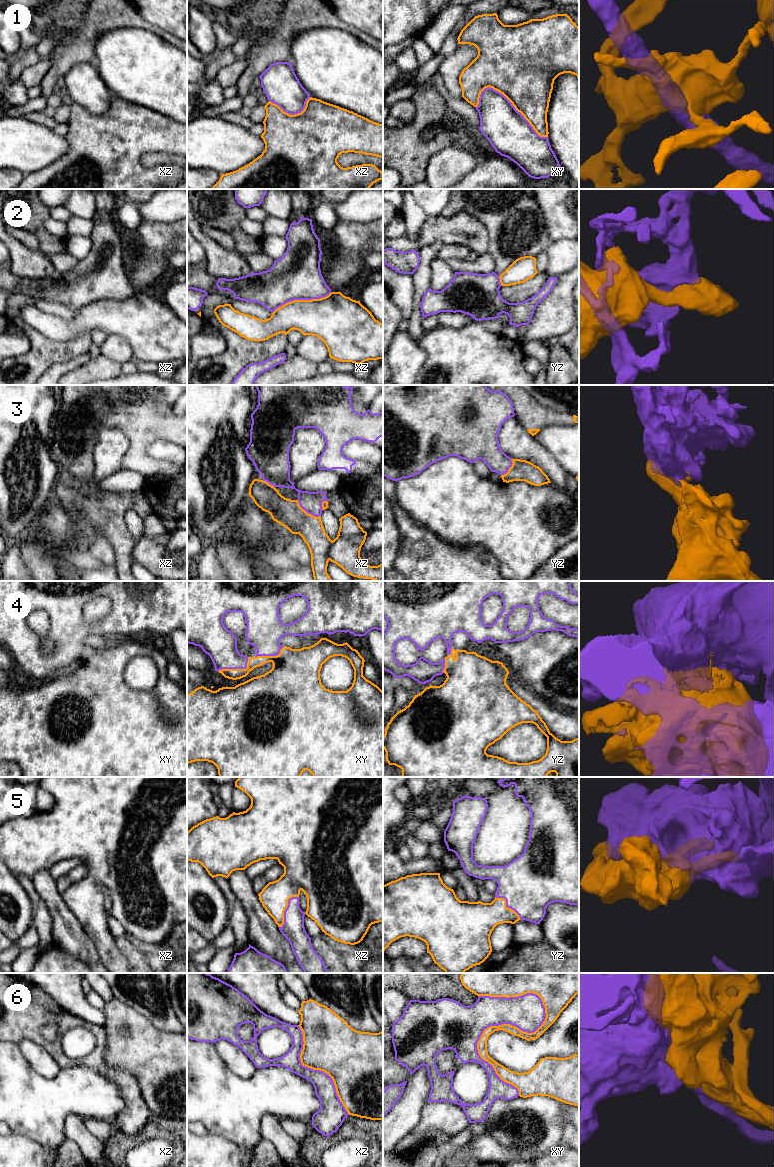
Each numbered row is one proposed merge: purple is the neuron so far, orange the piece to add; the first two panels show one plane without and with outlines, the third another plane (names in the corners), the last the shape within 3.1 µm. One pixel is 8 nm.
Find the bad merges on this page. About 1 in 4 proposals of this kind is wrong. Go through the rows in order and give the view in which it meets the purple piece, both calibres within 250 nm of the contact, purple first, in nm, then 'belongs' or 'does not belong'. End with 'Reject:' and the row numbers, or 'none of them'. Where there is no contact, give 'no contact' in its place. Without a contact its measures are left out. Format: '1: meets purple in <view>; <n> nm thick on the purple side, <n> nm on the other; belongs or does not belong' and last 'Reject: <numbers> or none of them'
1: meets purple in xy; 360 nm thick on the purple side, 420 nm on the other; does not belong
2: meets purple in xz; 380 nm thick on the purple side, 320 nm on the other; does not belong
3: meets purple in xz; 170 nm thick on the purple side, 220 nm on the other; belongs
4: meets purple in xy; 260 nm thick on the purple side, 260 nm on the other; belongs
5: meets purple in xz; 180 nm thick on the purple side, 220 nm on the other; belongs
6: meets purple in xy; 280 nm thick on the purple side, 80 nm on the other; belongs
Reject: 1, 2

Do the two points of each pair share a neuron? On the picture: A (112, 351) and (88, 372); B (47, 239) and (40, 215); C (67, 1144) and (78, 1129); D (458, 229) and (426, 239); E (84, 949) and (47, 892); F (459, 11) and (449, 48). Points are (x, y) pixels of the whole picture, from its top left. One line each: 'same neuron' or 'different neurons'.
A: different neurons
B: same neuron
C: different neurons
D: same neuron
E: same neuron
F: different neurons

